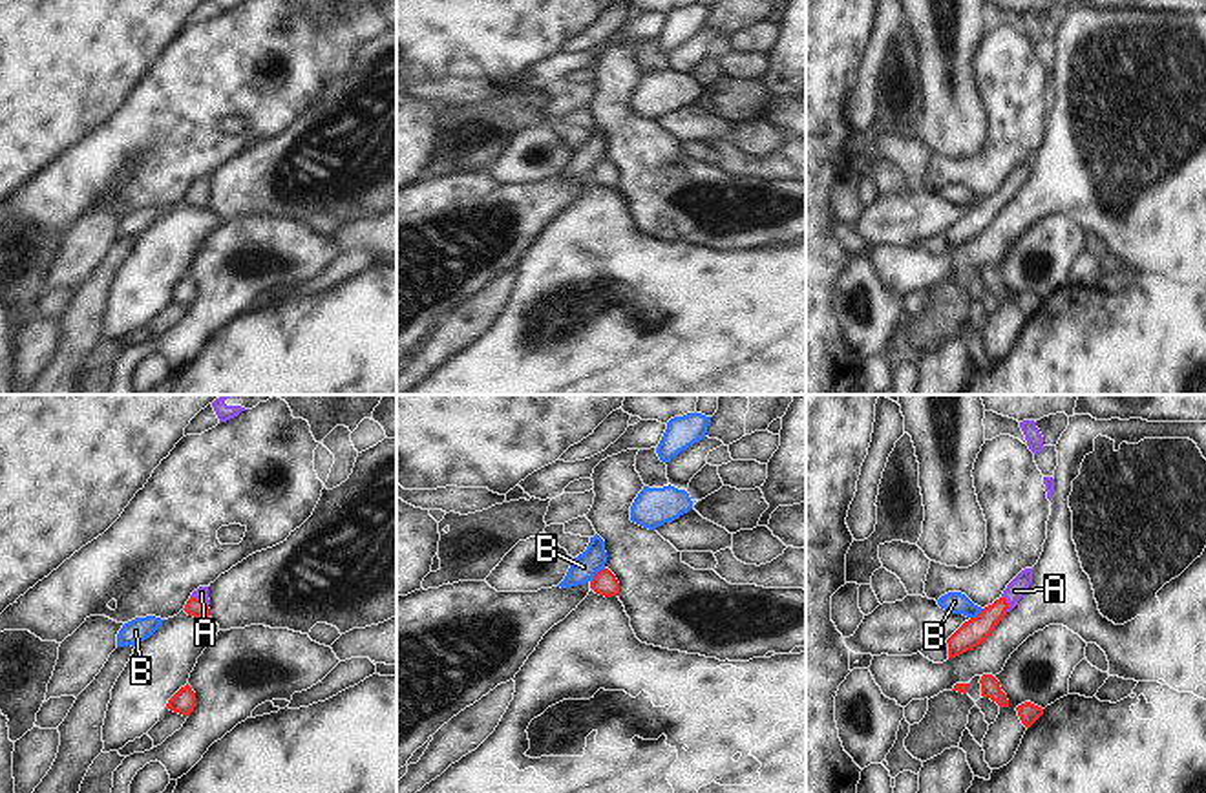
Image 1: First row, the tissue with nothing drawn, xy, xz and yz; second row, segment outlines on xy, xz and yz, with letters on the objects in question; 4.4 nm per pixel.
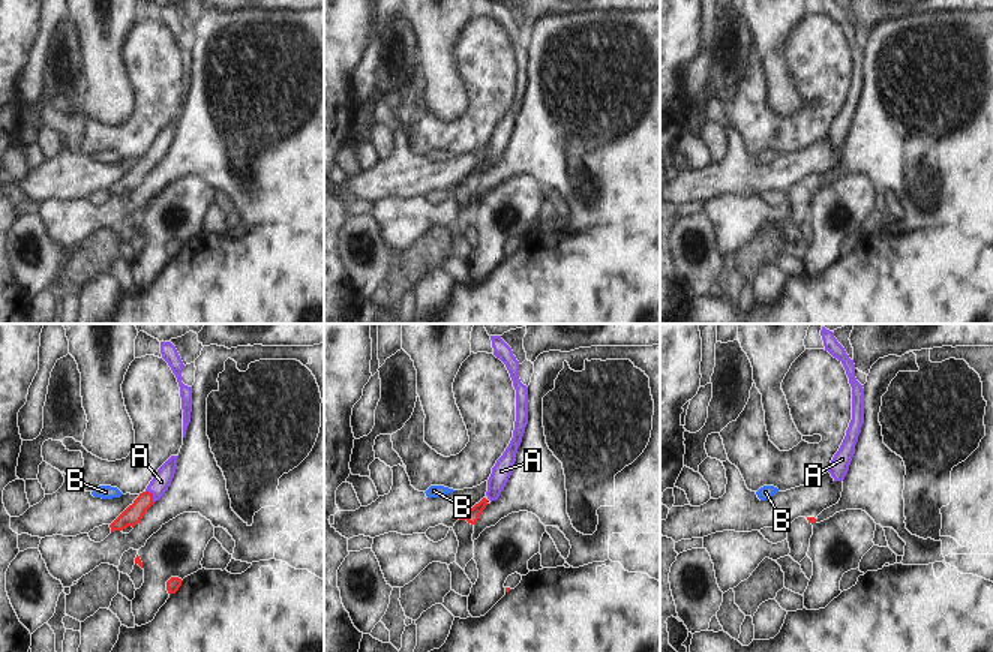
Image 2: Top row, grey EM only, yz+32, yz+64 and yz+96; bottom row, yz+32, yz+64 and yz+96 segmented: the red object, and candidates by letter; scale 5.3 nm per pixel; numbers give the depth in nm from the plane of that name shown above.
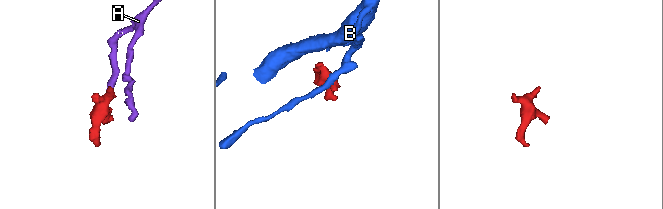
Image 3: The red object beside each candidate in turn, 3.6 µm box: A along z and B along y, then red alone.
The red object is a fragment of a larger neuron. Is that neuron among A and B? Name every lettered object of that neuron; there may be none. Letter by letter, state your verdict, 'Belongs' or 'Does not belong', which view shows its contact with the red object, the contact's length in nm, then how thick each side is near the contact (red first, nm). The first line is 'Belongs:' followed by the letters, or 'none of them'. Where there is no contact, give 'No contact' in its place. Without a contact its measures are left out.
Belongs: A
A: Belongs. Touches red in xy. Shared border 90 nm. Thickness 80 nm (red) against 60 nm
B: Does not belong. Touches red in xz. Shared border 90 nm. Thickness 110 nm (red) against 120 nm.

